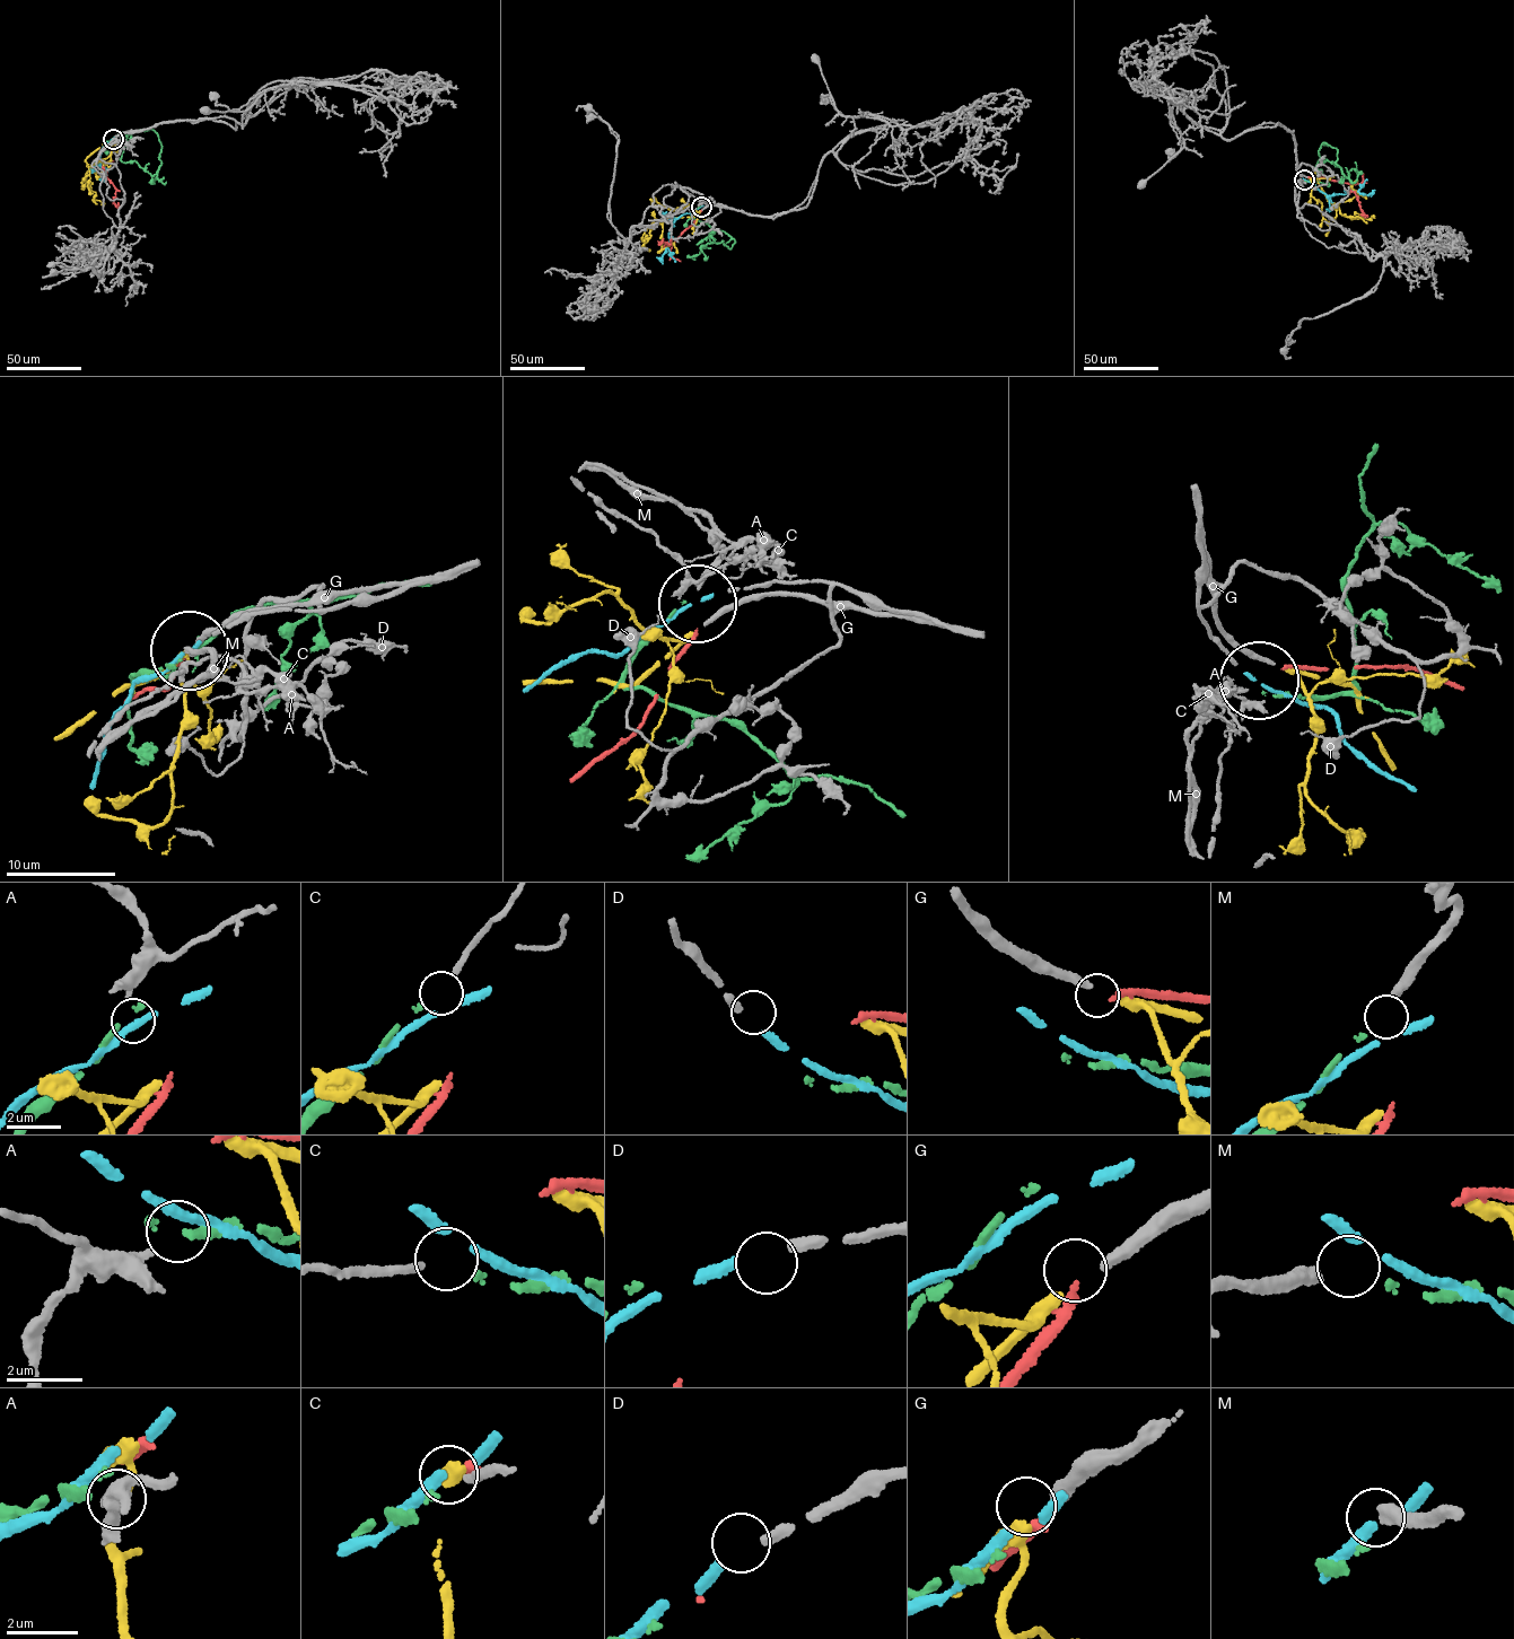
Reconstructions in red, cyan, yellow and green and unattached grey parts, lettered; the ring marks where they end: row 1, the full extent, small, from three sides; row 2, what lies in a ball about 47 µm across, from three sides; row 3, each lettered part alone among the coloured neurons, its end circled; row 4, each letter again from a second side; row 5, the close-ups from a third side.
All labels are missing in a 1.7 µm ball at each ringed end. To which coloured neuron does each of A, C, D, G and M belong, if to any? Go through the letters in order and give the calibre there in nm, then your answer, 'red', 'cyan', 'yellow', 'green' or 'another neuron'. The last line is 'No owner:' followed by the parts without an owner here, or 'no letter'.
A: 200 nm | another neuron
C: 220 nm | another neuron
D: 300 nm | cyan
G: 360 nm | yellow
M: 400 nm | another neuron
No owner: A, C, M

